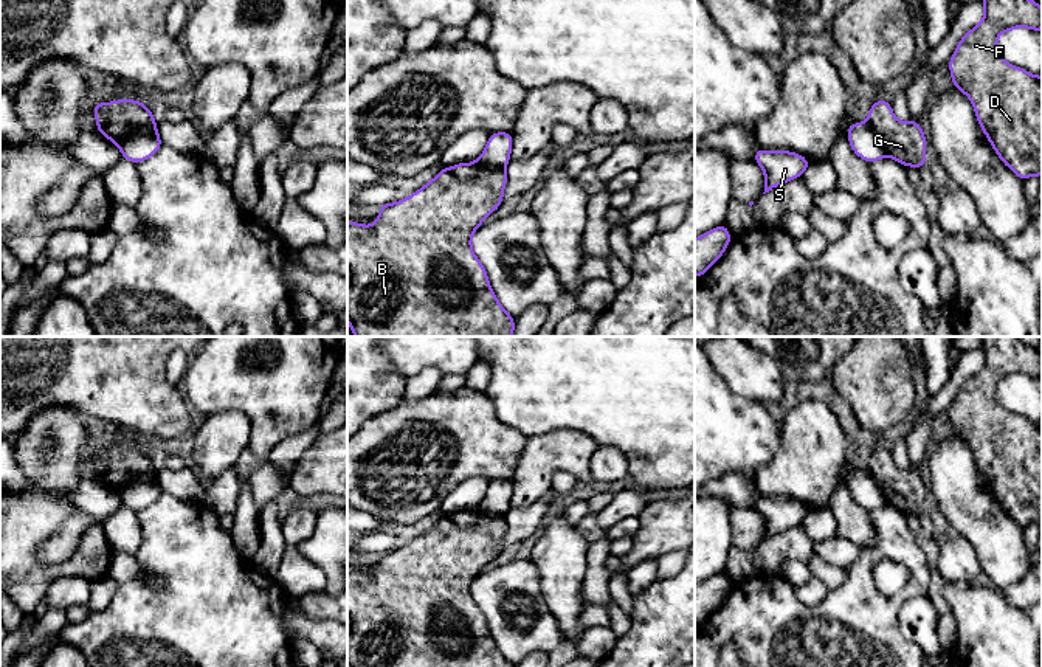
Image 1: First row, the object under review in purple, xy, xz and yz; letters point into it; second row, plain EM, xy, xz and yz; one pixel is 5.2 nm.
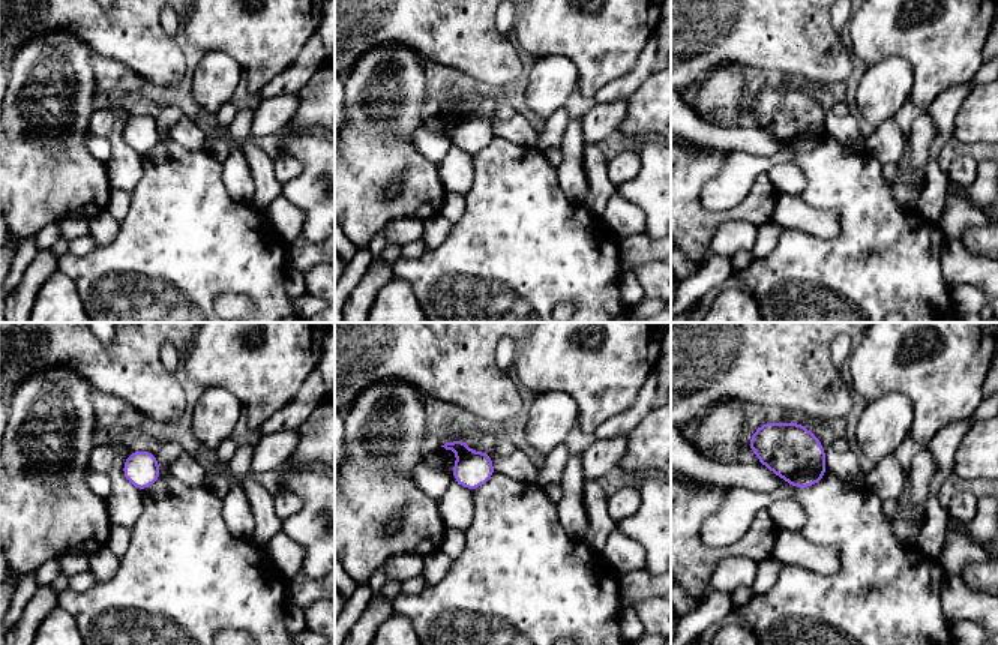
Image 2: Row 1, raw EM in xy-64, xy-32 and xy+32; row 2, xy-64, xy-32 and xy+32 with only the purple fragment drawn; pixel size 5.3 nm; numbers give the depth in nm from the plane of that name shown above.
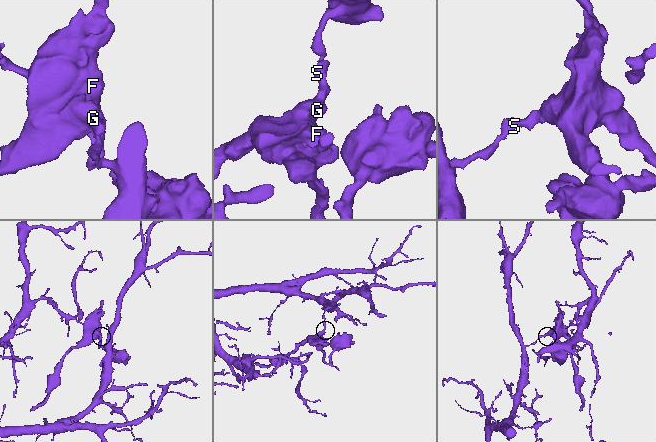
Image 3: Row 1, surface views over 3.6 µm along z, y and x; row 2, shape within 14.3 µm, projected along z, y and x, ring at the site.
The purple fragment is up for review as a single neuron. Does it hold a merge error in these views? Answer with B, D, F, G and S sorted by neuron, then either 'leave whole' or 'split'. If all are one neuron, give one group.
B D F G / S | split

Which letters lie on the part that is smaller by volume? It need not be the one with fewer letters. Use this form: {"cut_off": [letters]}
{"cut_off": ["B", "D", "F", "G"]}

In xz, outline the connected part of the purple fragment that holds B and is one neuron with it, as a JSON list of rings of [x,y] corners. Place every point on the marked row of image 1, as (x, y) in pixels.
[[[457,163],[443,168],[425,186],[412,192],[409,197],[380,205],[377,220],[367,226],[352,220],[347,223],[347,321],[355,337],[513,337],[515,316],[509,315],[492,290],[487,271],[471,250],[471,236],[482,225],[484,219],[498,209],[504,199],[502,192],[507,186],[507,174],[504,169],[488,169],[474,163]]]

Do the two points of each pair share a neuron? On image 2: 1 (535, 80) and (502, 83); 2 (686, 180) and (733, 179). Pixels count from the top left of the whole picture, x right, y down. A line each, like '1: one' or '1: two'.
1: two
2: two

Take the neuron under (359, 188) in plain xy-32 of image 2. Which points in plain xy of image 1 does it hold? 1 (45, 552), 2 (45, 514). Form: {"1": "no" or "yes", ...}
{"1": "no", "2": "yes"}

